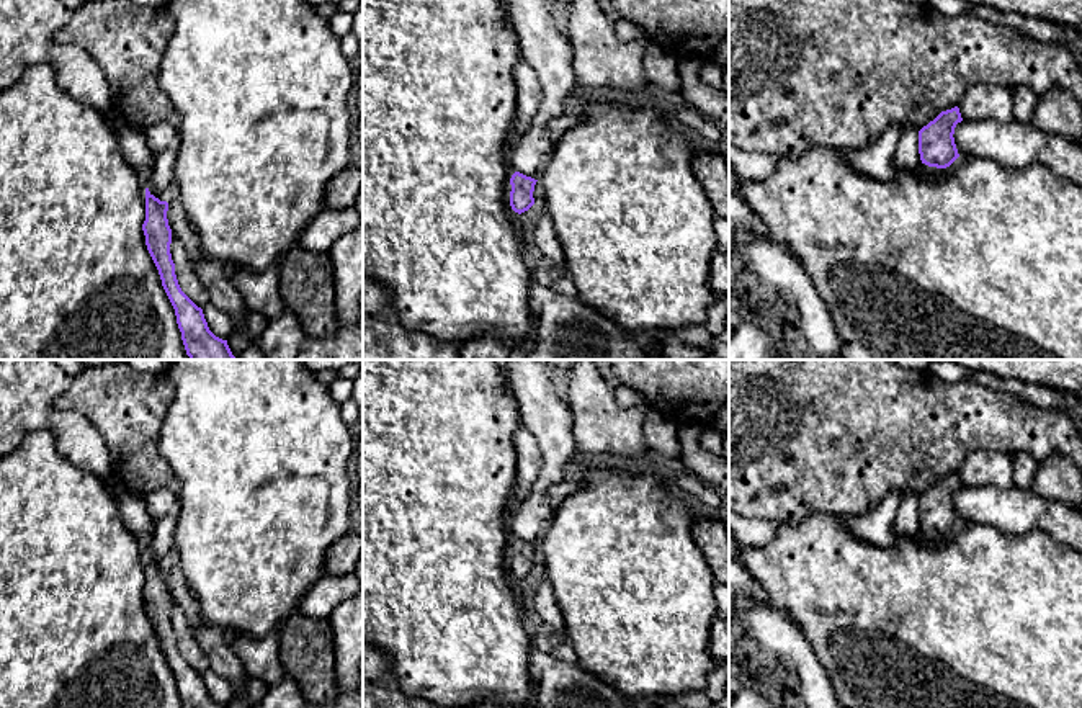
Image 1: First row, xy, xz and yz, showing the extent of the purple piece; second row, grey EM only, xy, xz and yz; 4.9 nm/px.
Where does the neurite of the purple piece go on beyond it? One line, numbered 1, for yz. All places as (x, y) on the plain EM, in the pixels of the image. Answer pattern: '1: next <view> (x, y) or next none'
1: next none

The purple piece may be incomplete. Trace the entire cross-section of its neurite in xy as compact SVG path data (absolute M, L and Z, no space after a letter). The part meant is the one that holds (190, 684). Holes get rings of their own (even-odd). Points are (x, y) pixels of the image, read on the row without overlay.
M145 554L145 587L142 597L147 616L159 636L162 652L175 675L183 708L227 708L216 703L198 674L180 654L170 620L172 595L167 585L168 569L155 564Z

